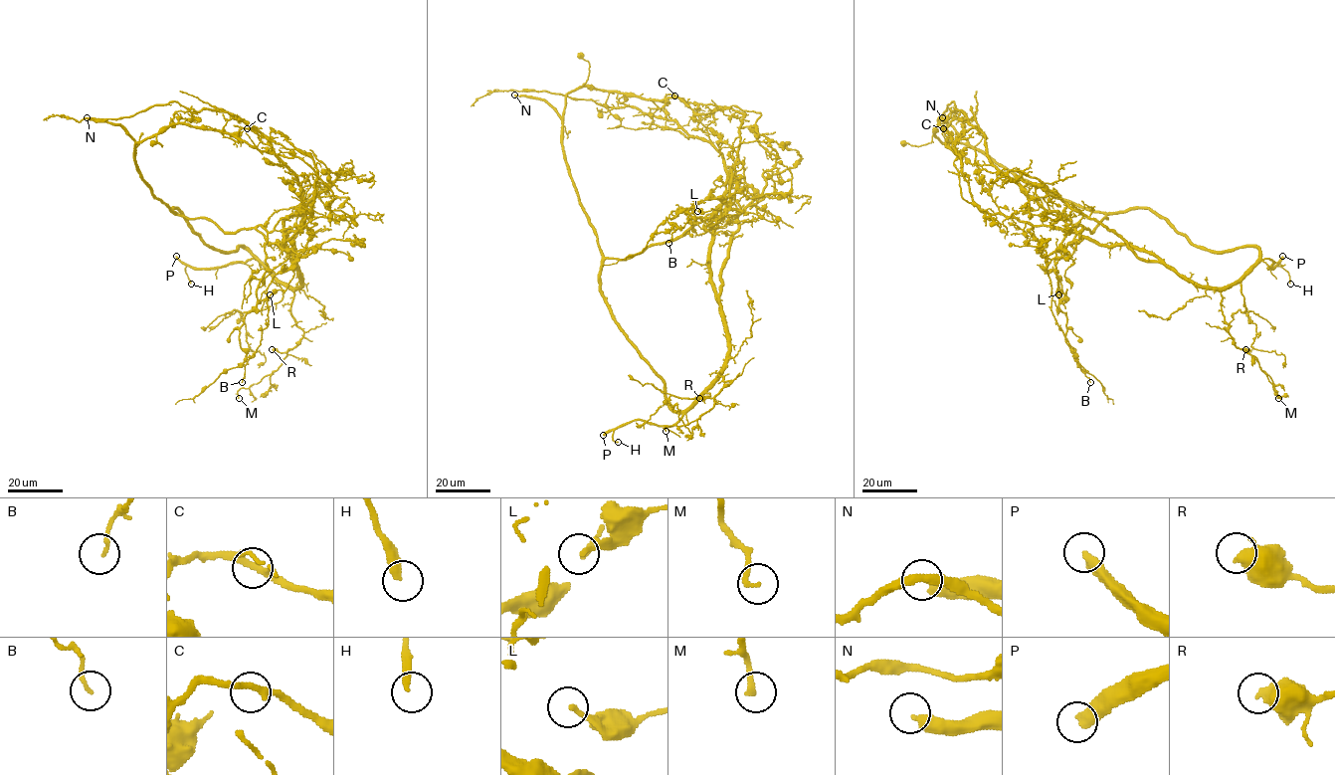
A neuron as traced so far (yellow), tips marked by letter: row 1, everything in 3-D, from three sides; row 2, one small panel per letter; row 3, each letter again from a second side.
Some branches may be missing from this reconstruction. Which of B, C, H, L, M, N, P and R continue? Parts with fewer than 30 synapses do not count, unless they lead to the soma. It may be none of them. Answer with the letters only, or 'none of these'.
N, P

